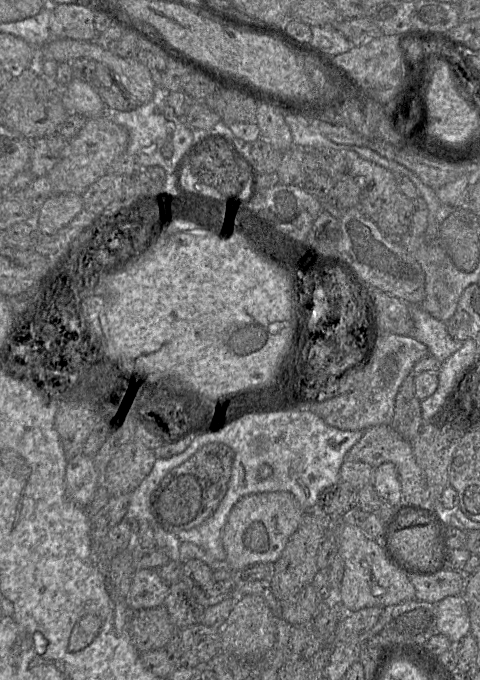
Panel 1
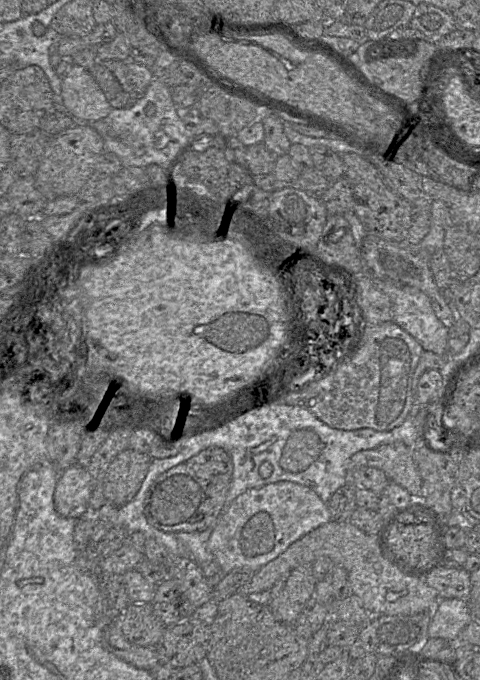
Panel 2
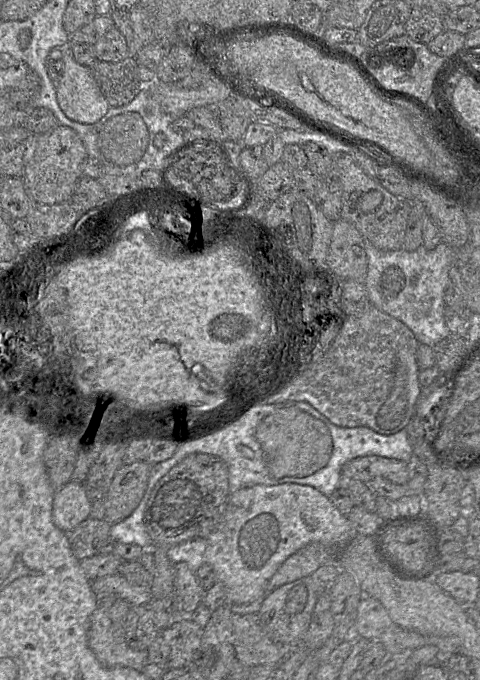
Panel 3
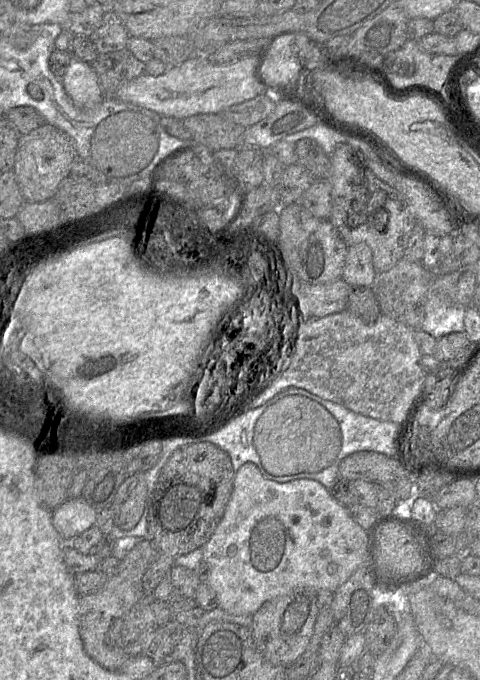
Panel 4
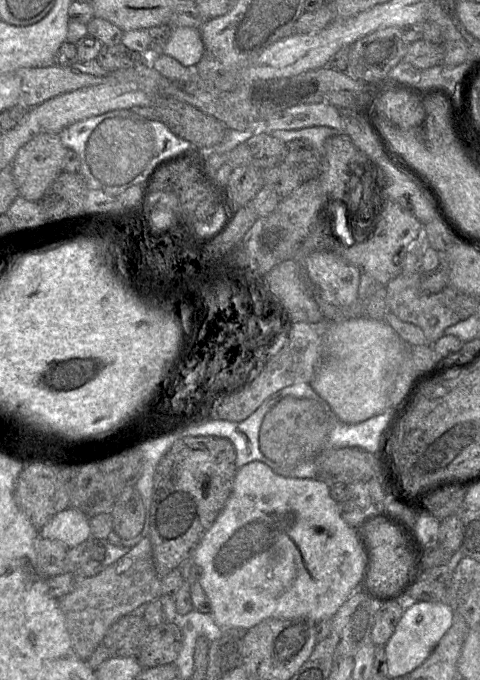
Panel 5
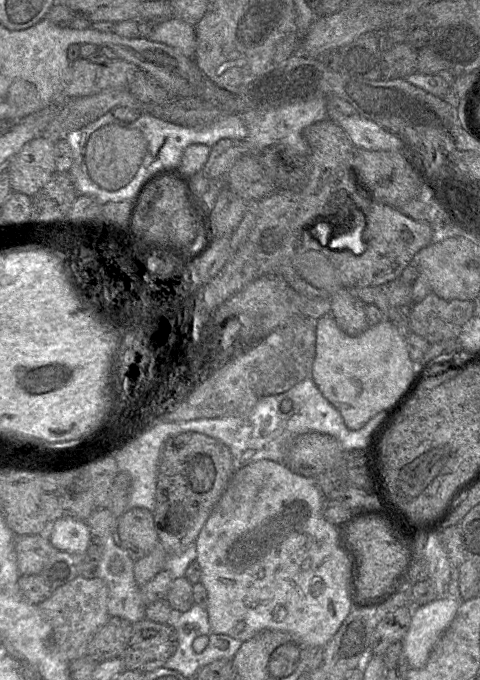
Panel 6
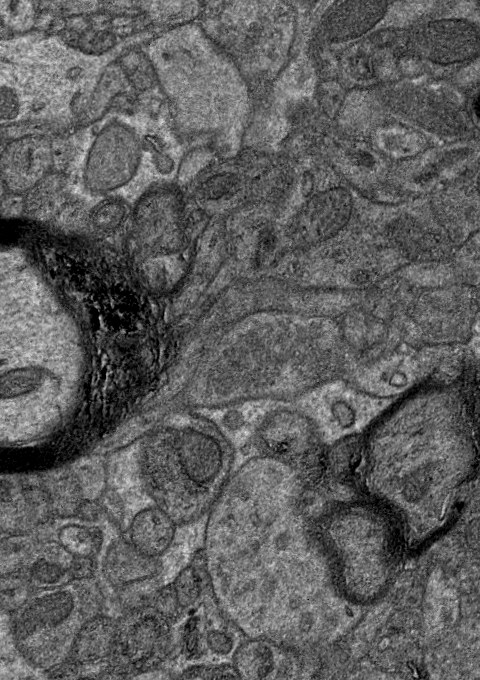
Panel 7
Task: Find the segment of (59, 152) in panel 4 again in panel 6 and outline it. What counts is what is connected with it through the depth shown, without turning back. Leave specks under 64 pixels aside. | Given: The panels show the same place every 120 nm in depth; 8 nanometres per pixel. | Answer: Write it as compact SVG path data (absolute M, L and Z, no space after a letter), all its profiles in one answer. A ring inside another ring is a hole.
M35 138L25 144L22 149L11 158L8 174L13 192L19 192L29 197L36 194L56 172L55 141L58 139Z

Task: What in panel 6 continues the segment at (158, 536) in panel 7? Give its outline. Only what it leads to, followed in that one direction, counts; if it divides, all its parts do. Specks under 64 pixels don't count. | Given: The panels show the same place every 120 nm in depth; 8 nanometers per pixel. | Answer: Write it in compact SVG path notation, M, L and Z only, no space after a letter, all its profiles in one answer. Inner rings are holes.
M134 507L116 519L116 531L122 548L134 561L148 555L159 543L153 514L146 508Z

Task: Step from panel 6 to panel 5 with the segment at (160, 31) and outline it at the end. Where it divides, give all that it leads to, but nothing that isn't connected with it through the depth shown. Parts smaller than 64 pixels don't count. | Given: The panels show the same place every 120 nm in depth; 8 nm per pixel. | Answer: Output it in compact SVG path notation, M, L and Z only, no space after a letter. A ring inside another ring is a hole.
M191 27L171 28L171 35L163 54L185 67L195 67L204 53L199 29Z

